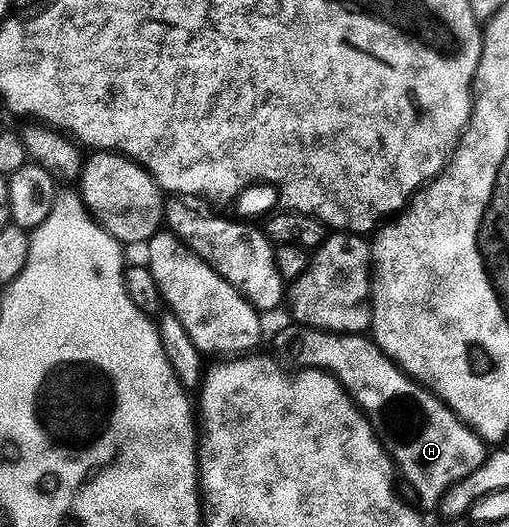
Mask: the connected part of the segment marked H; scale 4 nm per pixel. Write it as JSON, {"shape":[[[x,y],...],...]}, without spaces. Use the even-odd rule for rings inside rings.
{"shape":[[[302,324],[290,325],[276,336],[274,353],[299,370],[326,370],[343,385],[347,395],[366,414],[402,481],[404,478],[415,489],[418,505],[424,511],[434,511],[453,484],[463,482],[465,476],[477,472],[477,468],[485,464],[488,443],[470,430],[437,395],[400,370],[370,337],[351,334],[355,332],[315,330]]]}

